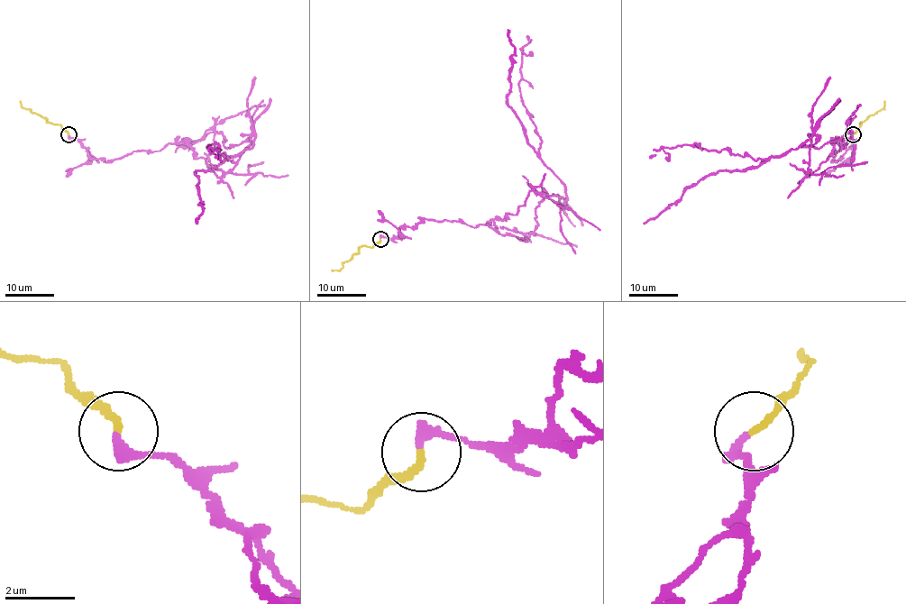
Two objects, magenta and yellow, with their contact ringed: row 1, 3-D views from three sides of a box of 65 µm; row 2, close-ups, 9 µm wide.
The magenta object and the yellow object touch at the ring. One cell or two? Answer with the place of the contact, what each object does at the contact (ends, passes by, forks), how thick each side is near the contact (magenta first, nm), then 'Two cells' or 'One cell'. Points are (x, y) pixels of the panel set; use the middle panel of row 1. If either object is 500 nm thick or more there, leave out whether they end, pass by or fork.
Place: (380, 239). At the ring magenta ends. At the ring yellow ends. Thickness 260 nm (magenta) against 200 nm. Two cells

